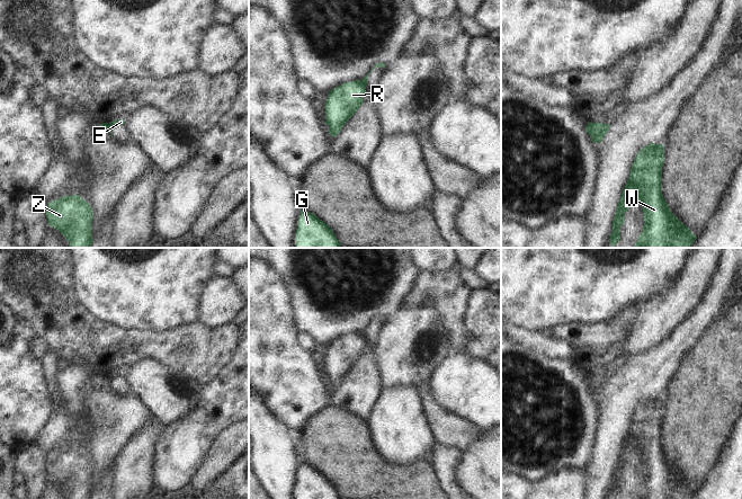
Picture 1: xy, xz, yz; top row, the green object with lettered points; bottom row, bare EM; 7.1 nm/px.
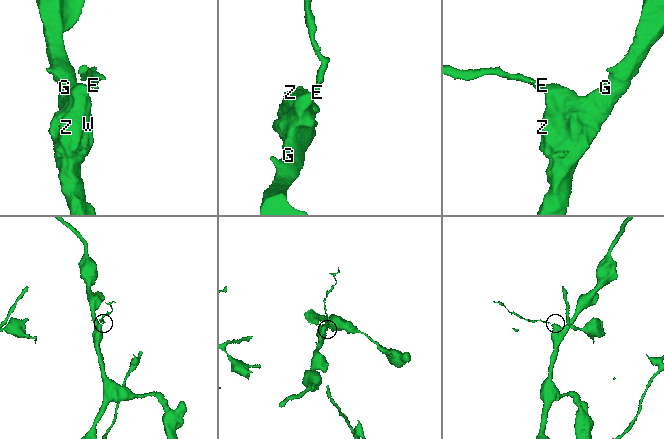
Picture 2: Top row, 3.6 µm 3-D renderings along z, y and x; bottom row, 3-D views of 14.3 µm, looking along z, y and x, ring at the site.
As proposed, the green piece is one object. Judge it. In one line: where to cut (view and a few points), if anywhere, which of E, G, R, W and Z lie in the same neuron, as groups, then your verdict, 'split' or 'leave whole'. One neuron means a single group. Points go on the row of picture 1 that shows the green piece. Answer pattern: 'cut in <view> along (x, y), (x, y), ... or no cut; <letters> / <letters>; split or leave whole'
cut in xz along (360, 81), (365, 87); E / G R W Z; split

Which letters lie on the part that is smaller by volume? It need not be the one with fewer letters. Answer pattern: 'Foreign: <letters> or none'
Foreign: E

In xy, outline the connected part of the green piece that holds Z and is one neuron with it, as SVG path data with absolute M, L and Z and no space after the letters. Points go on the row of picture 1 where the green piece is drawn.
M80 195L50 202L46 217L48 225L59 230L70 242L69 248L91 248L93 211Z

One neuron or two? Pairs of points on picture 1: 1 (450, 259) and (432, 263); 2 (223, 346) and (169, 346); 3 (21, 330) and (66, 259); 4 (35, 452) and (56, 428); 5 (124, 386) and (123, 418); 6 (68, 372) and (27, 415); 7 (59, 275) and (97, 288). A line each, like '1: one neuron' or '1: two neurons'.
1: one neuron
2: one neuron
3: two neurons
4: two neurons
5: two neurons
6: two neurons
7: two neurons

